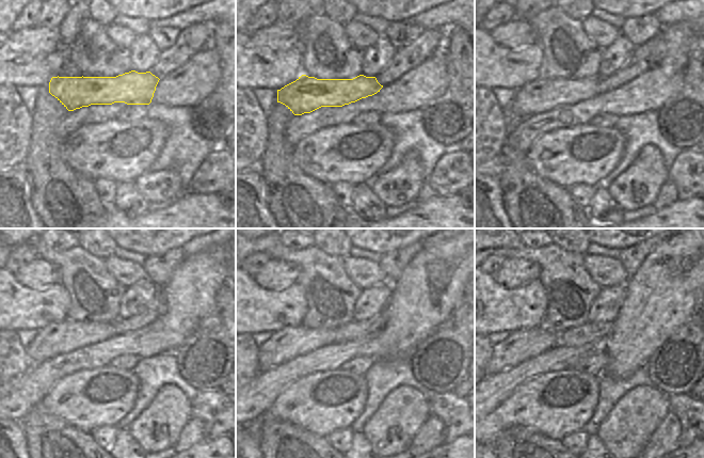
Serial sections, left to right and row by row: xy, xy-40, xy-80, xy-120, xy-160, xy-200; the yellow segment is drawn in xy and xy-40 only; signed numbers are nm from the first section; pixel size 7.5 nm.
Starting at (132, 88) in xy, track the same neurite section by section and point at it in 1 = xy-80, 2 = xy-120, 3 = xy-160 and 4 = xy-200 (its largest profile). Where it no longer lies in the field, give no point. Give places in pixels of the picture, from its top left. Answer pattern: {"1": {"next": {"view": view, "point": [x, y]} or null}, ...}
{"1": {"next": {"view": "xy-80", "point": [542, 95]}}, "2": {"next": {"view": "xy-120", "point": [56, 338]}}, "3": {"next": {"view": "xy-160", "point": [288, 343]}}, "4": {"next": {"view": "xy-200", "point": [521, 346]}}}

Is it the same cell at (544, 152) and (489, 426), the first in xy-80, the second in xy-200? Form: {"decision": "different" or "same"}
{"decision": "same"}

